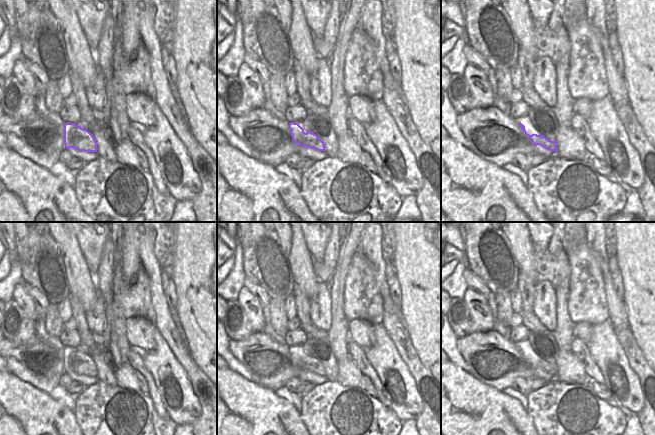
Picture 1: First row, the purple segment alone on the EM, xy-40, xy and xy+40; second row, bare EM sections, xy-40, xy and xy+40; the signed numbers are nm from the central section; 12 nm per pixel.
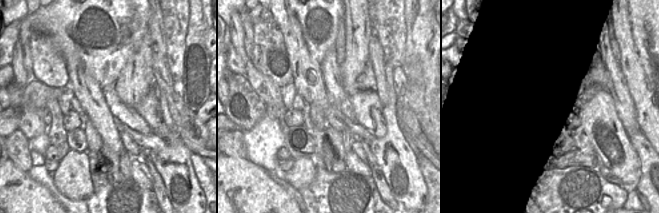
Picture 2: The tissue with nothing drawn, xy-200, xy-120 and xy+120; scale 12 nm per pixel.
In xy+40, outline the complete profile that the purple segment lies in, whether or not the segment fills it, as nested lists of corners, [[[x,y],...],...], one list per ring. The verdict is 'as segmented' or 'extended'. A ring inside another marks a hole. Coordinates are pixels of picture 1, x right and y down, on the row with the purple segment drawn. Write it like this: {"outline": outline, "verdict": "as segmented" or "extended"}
{"outline": [[[518,123],[518,125],[521,127],[522,131],[529,137],[529,139],[532,141],[534,146],[540,145],[540,146],[544,147],[545,149],[557,152],[557,140],[551,141],[541,134],[539,134],[539,135],[537,135],[537,134],[529,135],[526,132],[525,126],[523,124]]], "verdict": "as segmented"}

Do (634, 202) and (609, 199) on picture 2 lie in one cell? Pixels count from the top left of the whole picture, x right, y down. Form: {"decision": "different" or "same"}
{"decision": "different"}

